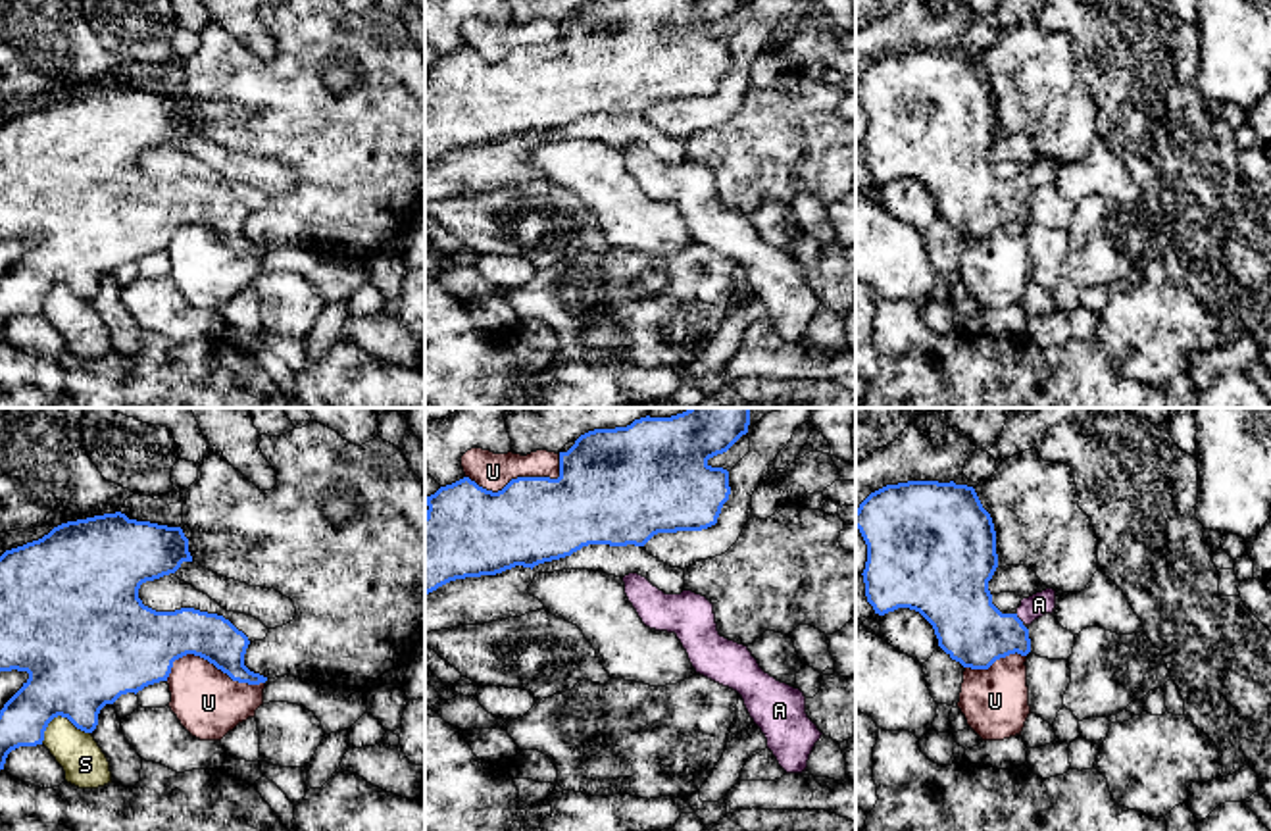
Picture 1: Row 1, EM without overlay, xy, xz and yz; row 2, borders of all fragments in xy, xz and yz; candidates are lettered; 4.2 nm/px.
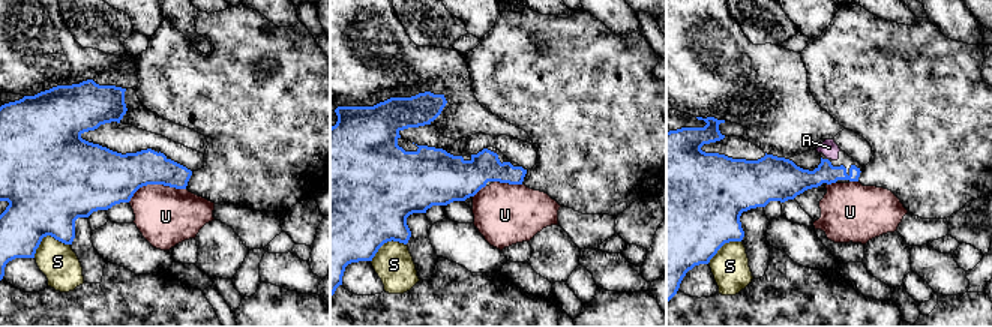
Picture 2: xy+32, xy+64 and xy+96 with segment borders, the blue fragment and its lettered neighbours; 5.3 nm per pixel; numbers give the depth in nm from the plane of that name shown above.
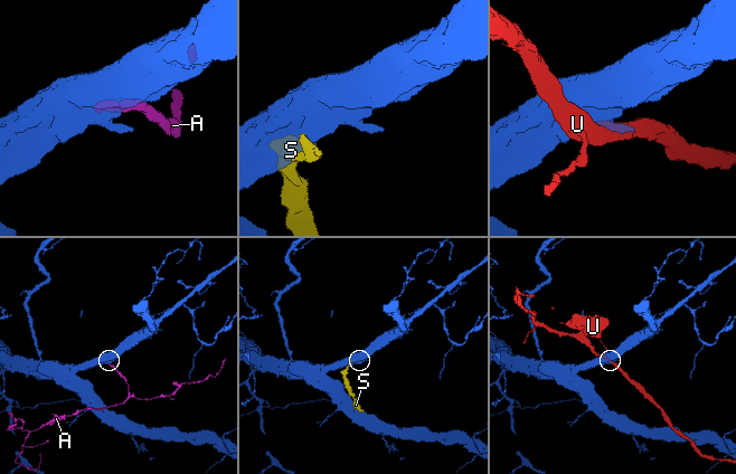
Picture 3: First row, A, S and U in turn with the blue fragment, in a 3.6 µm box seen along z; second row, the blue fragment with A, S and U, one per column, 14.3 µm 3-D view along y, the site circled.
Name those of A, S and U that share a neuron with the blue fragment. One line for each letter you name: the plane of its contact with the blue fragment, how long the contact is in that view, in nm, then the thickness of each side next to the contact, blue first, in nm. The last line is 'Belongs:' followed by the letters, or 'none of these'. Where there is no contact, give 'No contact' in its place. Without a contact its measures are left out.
A: Touches blue in yz. Shared border 50 nm. Thickness 280 nm (blue) against 100 nm
Belongs: A

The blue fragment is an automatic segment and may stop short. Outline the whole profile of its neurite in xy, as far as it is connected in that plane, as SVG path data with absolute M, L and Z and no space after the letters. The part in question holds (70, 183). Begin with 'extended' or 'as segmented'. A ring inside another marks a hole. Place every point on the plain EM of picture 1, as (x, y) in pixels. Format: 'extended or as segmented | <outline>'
as segmented | M121 81L62 92L42 108L0 125L0 240L29 242L23 256L0 279L0 339L12 319L42 314L48 292L58 285L92 302L106 273L113 273L121 264L137 264L148 254L167 250L173 231L187 223L208 229L238 252L267 250L244 235L250 210L223 185L194 177L156 181L142 173L140 154L175 142L183 131L192 131L192 125L181 96L129 88Z

